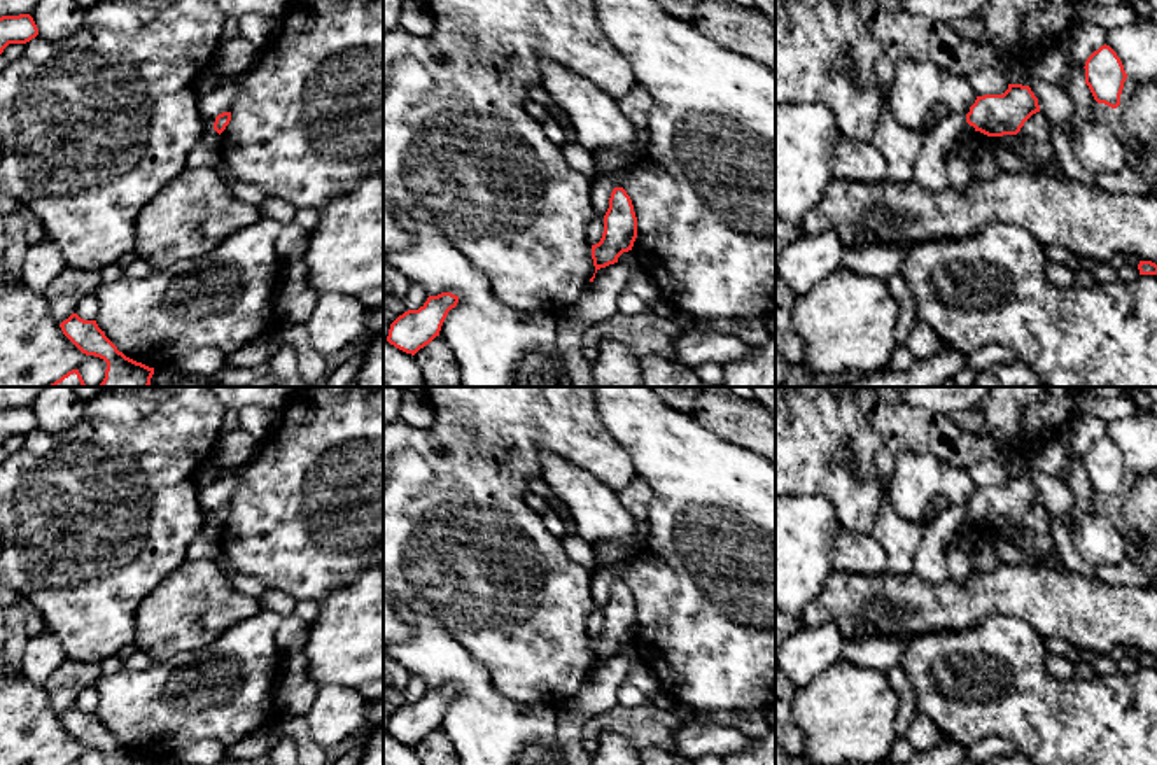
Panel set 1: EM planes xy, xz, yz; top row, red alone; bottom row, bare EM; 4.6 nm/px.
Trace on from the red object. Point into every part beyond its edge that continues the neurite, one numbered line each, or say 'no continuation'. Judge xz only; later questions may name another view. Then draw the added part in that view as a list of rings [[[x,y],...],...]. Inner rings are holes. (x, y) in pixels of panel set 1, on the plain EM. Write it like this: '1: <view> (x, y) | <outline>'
no continuation

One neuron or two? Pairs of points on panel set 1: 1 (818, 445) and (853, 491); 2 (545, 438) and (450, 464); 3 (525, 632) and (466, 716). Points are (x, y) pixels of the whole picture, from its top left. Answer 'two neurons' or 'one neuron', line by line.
1: one neuron
2: one neuron
3: two neurons

